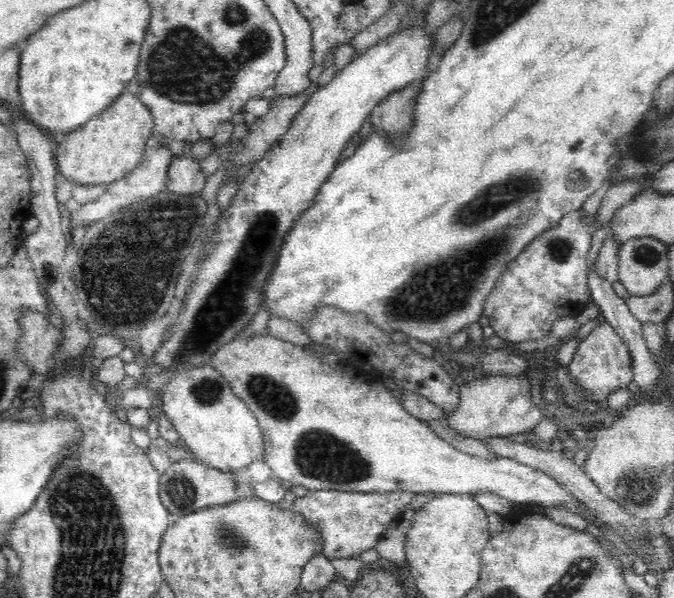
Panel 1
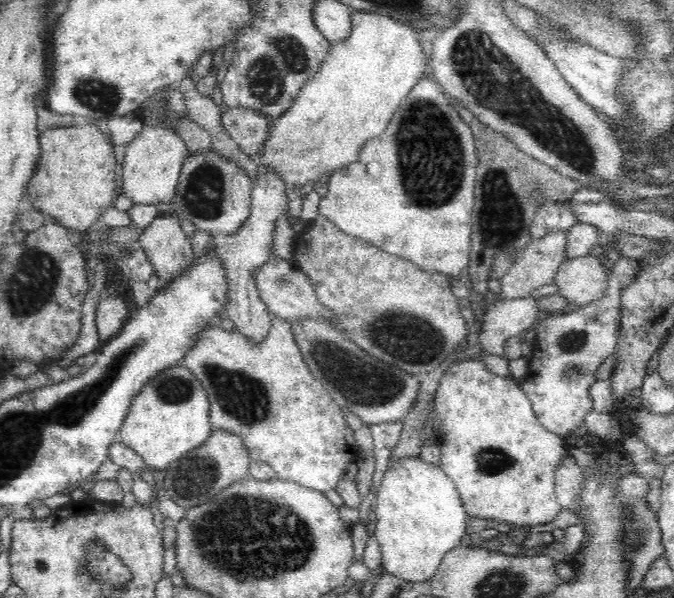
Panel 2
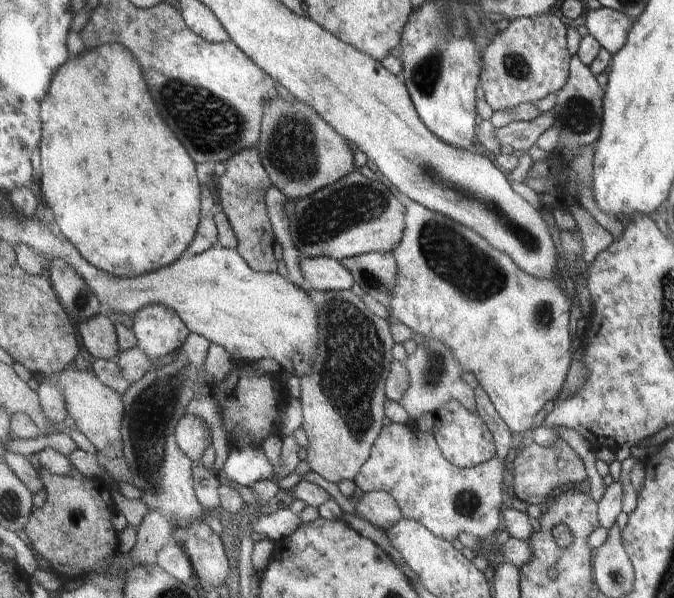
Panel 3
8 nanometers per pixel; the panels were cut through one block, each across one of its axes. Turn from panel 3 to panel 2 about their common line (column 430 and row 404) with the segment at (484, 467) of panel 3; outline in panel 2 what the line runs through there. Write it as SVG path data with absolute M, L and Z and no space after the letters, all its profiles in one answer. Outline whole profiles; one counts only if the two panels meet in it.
M470 359L459 362L450 366L450 370L444 374L441 380L440 387L438 388L436 397L433 402L433 416L437 420L437 430L439 430L439 441L437 446L440 449L440 466L441 469L453 480L455 484L457 495L461 500L461 507L464 509L465 514L470 517L480 518L480 520L494 520L506 526L540 526L540 524L550 524L554 521L560 511L563 509L558 502L556 496L554 473L555 466L560 462L563 456L568 455L568 444L564 441L564 437L548 432L536 420L533 415L532 407L530 406L528 397L522 393L520 385L515 384L511 378L503 378L500 375L492 374L484 368L484 365L477 360Z

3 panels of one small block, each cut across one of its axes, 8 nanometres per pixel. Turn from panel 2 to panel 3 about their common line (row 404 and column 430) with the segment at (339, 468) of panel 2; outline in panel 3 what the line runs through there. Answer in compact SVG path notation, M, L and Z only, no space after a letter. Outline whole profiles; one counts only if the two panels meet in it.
M406 200L406 232L393 251L398 264L396 284L390 296L389 316L427 339L437 339L453 351L464 372L471 372L486 392L502 420L513 432L527 435L537 424L535 416L549 409L562 391L572 361L569 334L571 298L563 284L527 274L504 252L493 248L478 232L464 224Z

